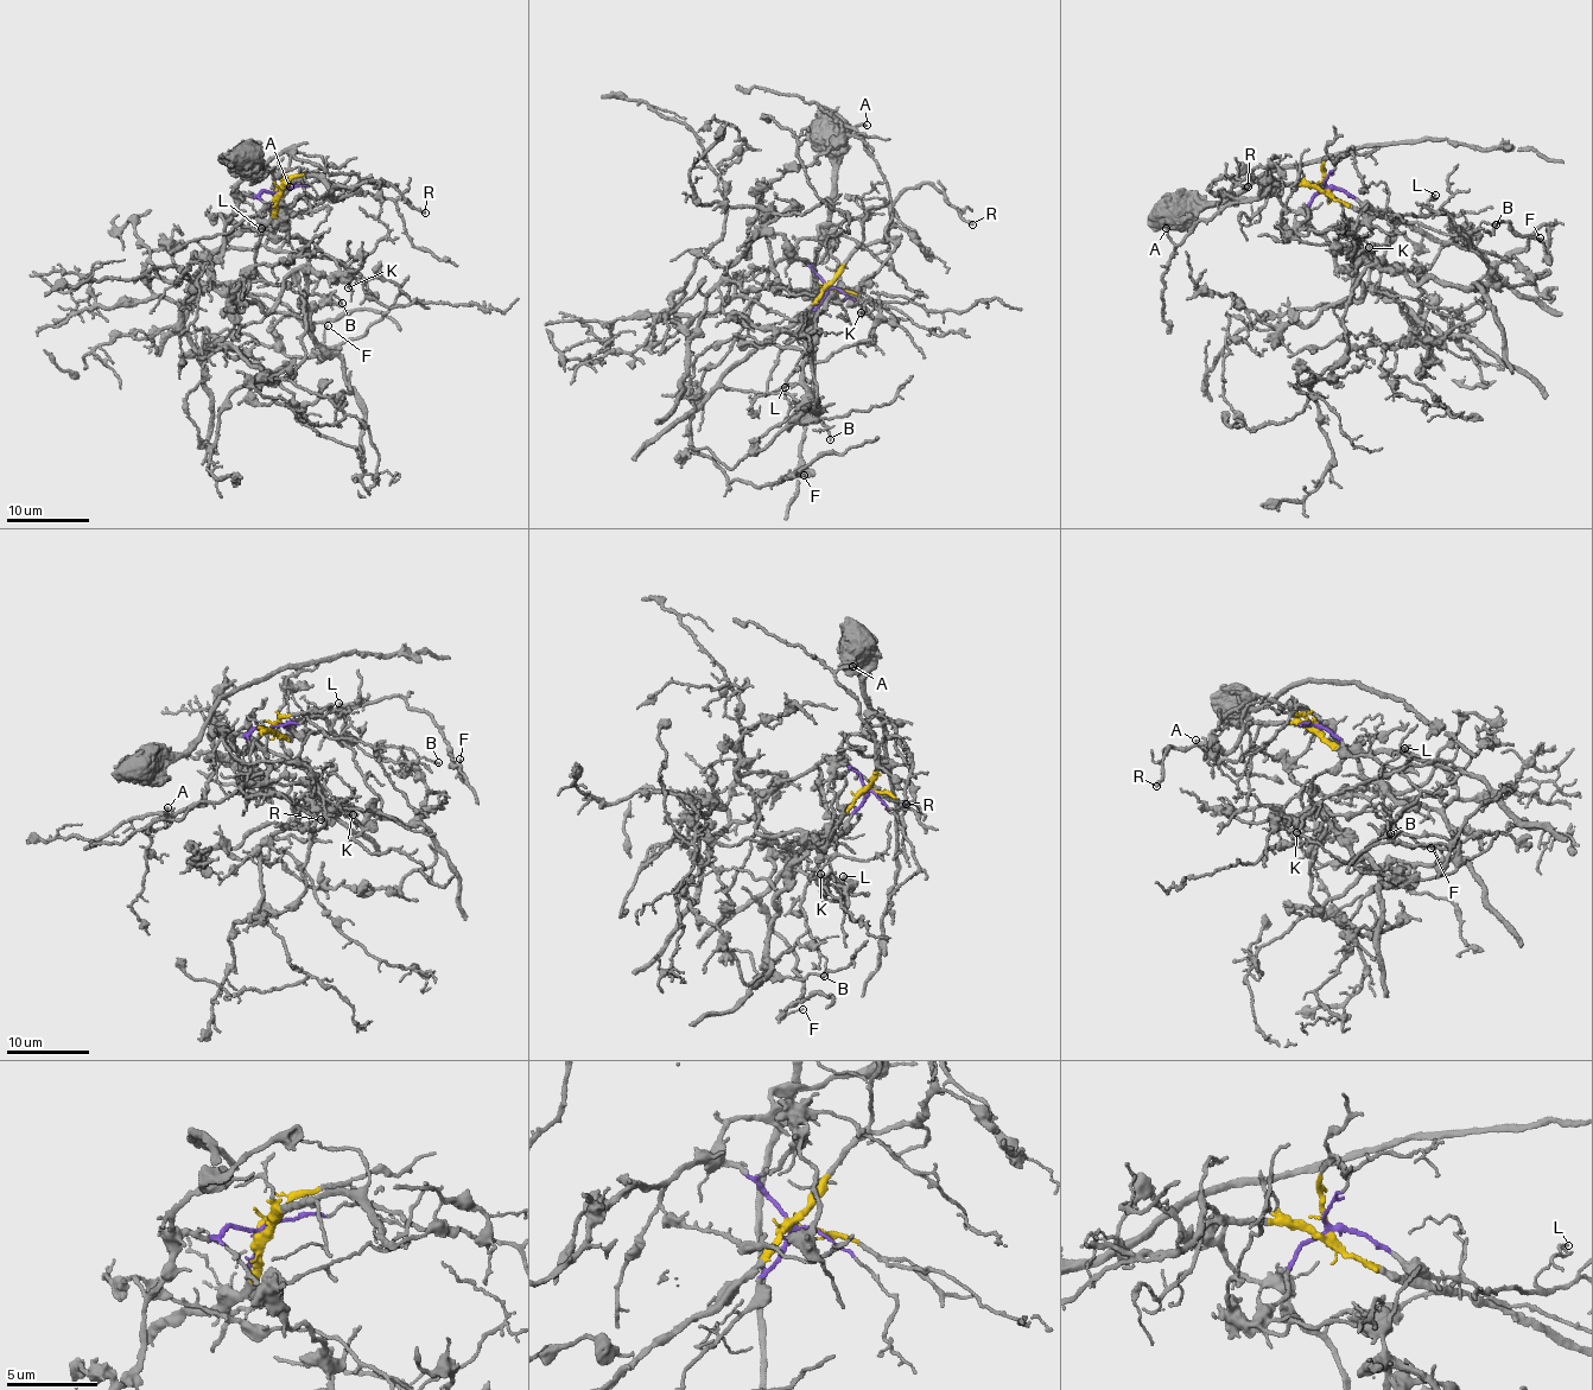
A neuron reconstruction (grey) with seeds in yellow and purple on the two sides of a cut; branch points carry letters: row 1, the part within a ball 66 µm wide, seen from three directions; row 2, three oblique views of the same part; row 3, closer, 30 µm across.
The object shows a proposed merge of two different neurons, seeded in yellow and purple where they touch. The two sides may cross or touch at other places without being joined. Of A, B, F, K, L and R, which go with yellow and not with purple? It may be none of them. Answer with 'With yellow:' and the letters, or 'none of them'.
With yellow: A, F, L, R

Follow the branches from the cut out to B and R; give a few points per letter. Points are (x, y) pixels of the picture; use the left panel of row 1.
B: (278, 191), (273, 210), (275, 221), (255, 247), (258, 272), (270, 283), (311, 294), (329, 292), (342, 303)
R: (278, 191), (298, 178), (315, 176), (335, 198), (329, 192), (340, 186), (388, 182), (424, 214)

